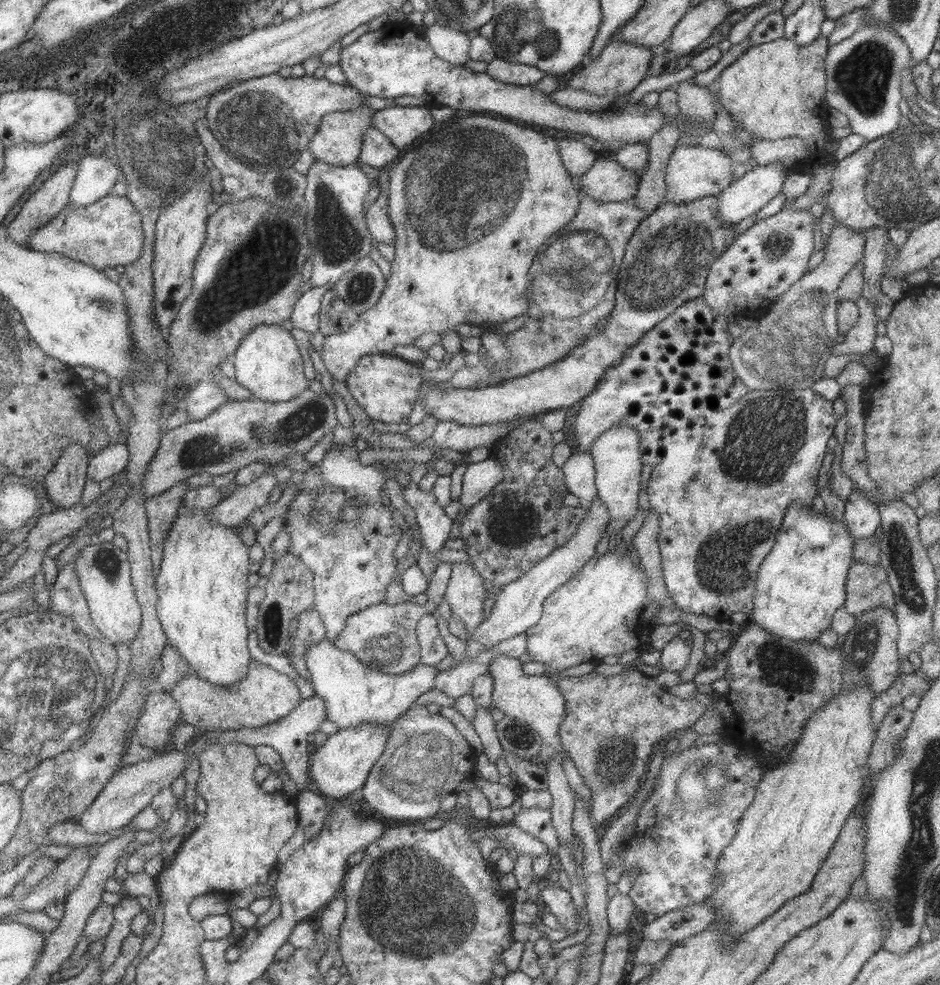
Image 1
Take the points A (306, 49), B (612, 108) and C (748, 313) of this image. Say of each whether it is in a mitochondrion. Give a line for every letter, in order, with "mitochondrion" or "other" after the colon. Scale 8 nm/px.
A: other
B: other
C: other

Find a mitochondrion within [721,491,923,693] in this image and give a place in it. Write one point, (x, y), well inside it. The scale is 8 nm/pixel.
(898, 556)

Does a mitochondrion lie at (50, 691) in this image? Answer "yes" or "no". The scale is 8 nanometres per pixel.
yes

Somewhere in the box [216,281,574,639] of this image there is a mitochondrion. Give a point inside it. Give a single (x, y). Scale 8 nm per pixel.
(323, 515)

